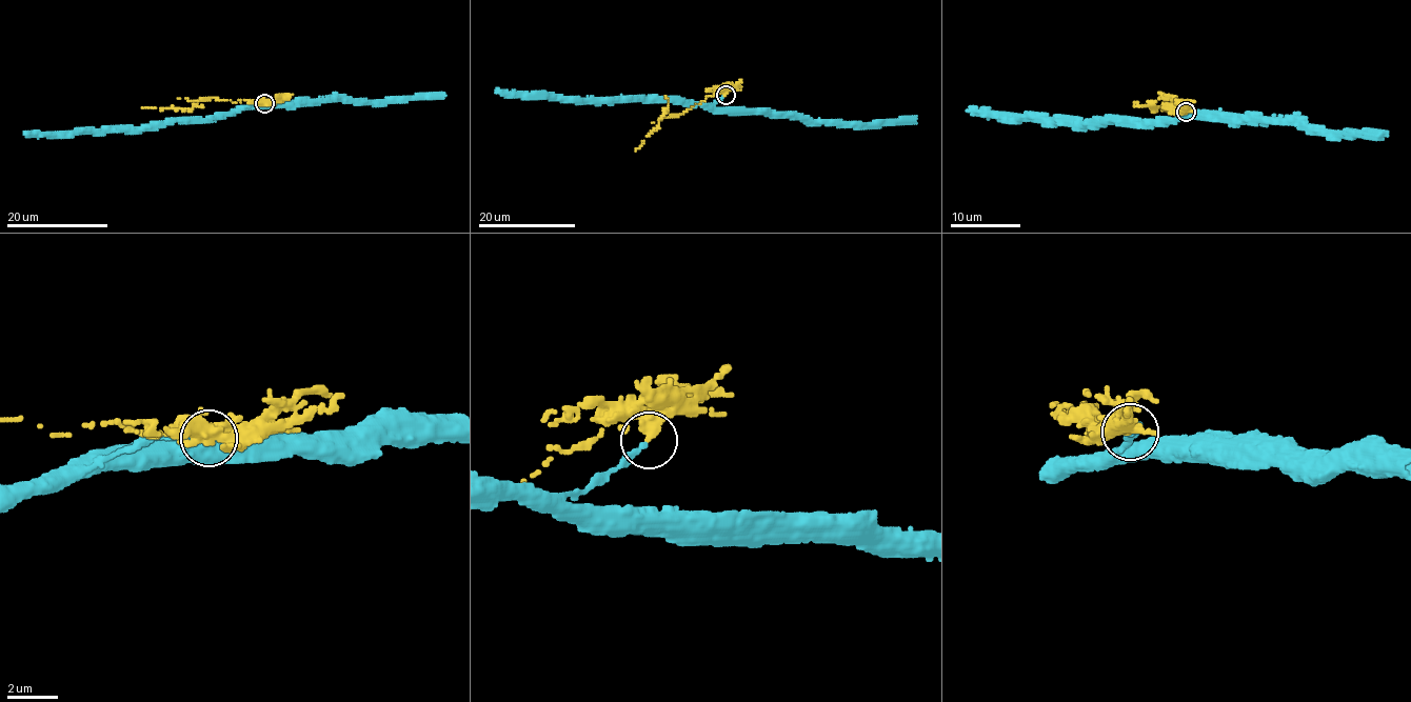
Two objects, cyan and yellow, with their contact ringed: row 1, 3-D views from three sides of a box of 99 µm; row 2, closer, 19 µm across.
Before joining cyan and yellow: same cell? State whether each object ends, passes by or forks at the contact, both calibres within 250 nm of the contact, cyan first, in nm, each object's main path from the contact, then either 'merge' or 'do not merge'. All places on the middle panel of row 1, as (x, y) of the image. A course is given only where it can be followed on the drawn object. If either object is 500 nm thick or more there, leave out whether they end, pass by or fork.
cyan ends | yellow ends | 280/420 nm | cyan via (726, 95), (713, 104), (687, 104), (524, 97), (520, 93), (496, 88) | yellow via (726, 95), (718, 91), (683, 113), (669, 116), (666, 109), (658, 126), (635, 151) | do not merge

